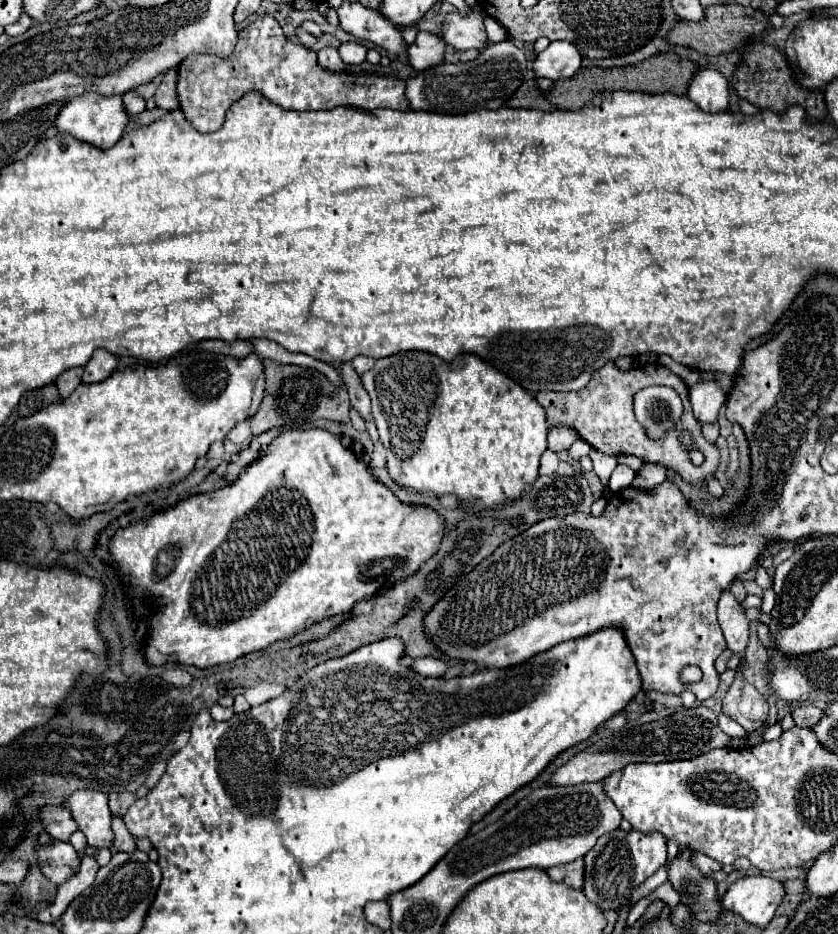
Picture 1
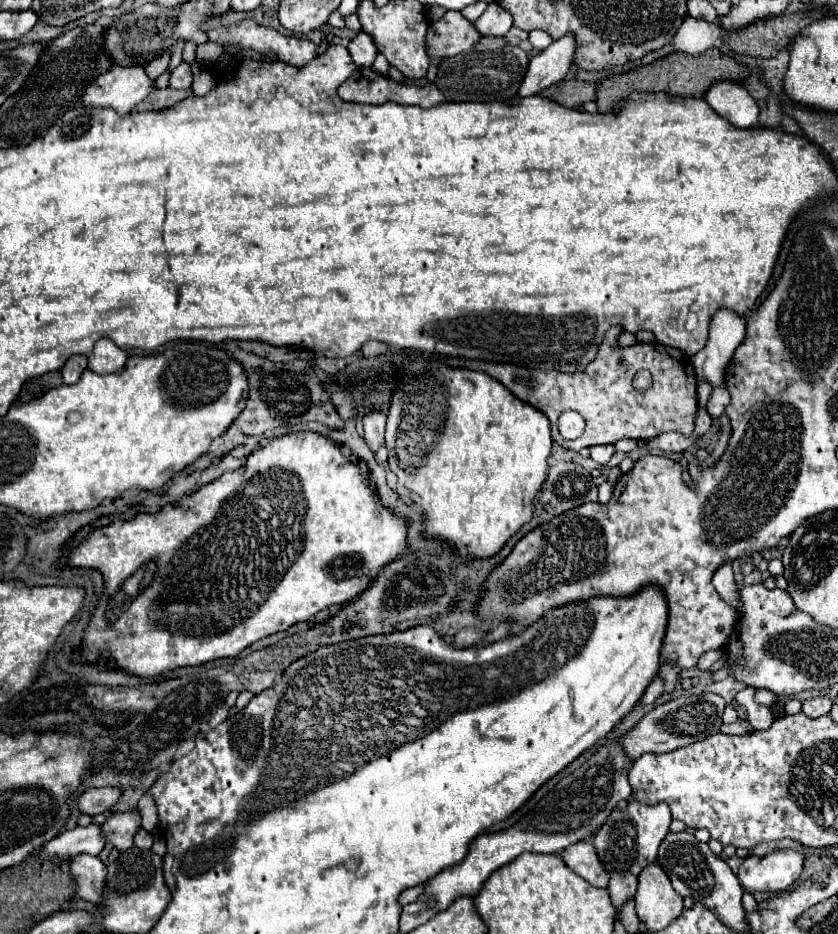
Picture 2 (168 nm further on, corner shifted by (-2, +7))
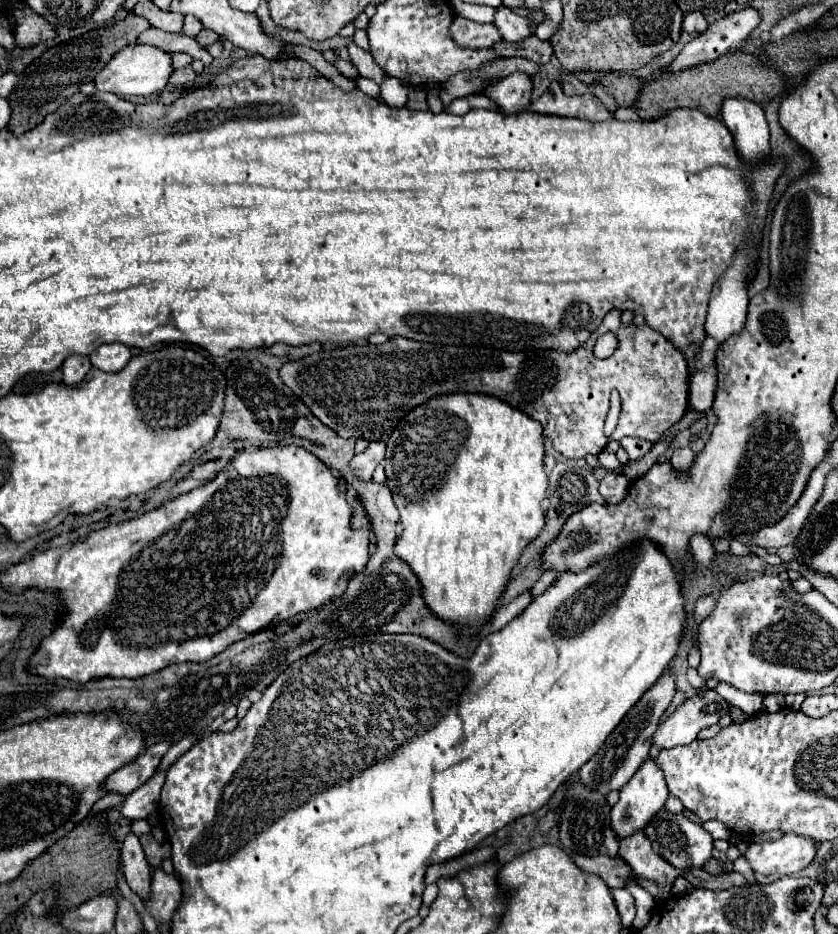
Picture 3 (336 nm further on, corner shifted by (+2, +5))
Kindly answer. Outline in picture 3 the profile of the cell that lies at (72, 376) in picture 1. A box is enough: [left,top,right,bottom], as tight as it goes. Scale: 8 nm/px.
[62,356,90,384]

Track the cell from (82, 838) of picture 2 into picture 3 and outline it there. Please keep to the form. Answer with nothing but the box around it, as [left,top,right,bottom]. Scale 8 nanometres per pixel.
[120,772,164,820]

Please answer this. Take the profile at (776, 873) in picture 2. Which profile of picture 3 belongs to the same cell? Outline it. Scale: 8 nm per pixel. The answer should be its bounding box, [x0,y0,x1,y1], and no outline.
[742,834,818,876]

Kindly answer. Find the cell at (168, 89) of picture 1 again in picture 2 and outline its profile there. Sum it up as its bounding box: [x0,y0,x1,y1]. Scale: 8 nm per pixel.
[170,62,192,88]

